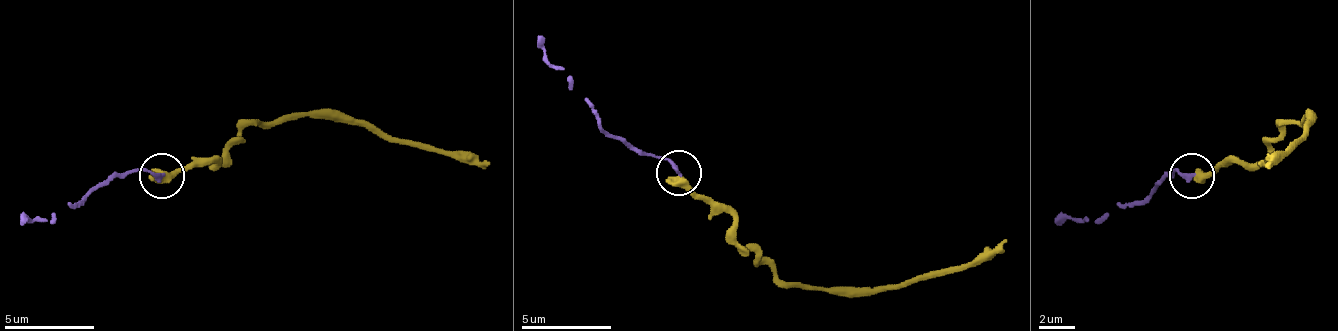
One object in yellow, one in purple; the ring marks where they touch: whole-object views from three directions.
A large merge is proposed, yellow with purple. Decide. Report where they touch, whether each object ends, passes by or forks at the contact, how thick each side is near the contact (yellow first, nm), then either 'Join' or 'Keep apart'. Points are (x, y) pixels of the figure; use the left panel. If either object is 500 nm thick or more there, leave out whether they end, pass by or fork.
Place: (162, 175). Thickness 600 nm (yellow) against 240 nm. Keep apart

